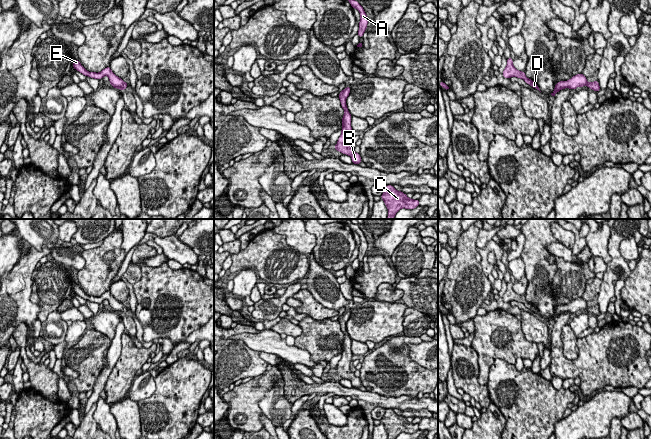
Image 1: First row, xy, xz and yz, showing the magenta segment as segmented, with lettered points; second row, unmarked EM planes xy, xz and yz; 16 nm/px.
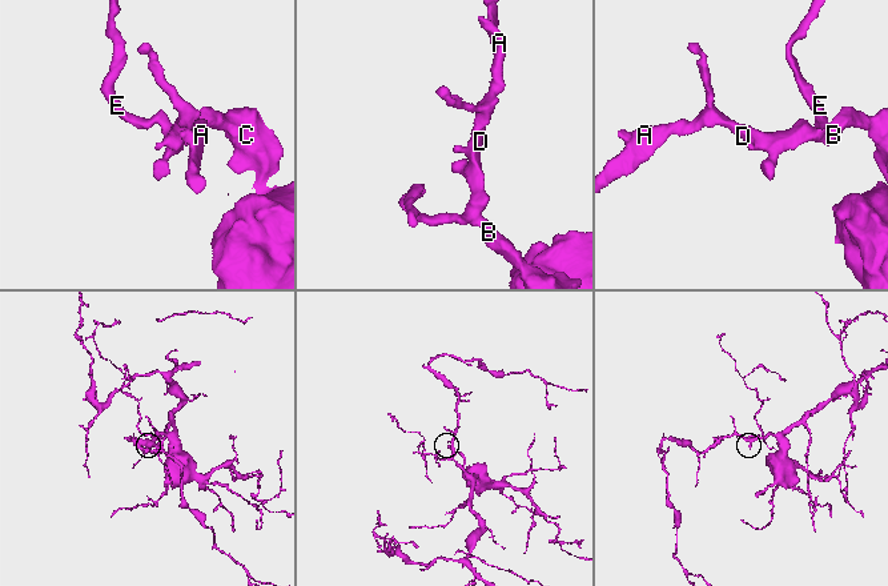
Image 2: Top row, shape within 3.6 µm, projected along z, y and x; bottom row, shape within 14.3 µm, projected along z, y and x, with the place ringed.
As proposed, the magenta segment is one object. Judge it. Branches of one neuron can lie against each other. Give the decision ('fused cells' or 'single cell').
single cell

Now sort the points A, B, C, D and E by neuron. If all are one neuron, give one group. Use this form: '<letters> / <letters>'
A B C D E

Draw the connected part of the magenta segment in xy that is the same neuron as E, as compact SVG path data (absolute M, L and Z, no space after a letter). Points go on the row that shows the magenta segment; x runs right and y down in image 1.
M74 59L73 69L76 69L85 76L98 80L102 79L104 76L108 76L111 86L120 90L125 90L128 86L128 83L124 82L122 78L119 78L111 71L110 66L106 67L99 73L89 72L81 65L79 60Z

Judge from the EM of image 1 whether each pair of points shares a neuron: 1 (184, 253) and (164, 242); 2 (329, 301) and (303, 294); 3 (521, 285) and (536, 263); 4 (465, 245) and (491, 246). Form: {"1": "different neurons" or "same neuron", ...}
{"1": "same neuron", "2": "different neurons", "3": "different neurons", "4": "different neurons"}

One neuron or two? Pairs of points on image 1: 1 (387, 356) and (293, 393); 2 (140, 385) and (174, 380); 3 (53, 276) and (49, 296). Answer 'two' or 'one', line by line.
1: two
2: two
3: one

